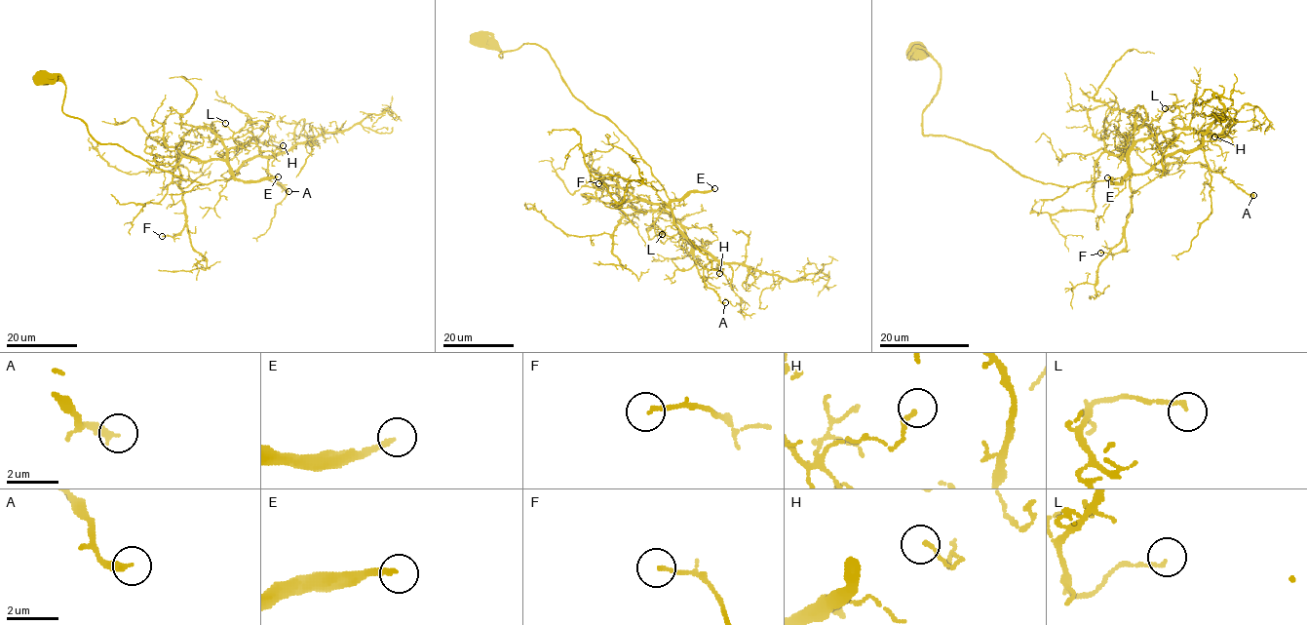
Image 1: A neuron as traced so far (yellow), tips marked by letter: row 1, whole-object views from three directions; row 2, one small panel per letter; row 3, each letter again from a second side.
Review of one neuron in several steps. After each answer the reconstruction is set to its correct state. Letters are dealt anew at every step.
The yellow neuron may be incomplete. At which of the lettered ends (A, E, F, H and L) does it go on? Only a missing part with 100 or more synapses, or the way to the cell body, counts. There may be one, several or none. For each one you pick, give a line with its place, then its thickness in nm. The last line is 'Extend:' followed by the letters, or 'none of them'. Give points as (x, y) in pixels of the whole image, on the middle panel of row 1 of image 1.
E: place (714, 188); calibre 200 nm
Extend: E

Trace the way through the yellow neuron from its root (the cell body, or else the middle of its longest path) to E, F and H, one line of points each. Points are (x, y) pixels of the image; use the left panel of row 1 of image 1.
E: (42, 78), (64, 84), (62, 111), (79, 118), (94, 138), (161, 170), (203, 184), (278, 176)
F: (42, 78), (100, 143), (203, 184), (227, 164), (179, 156), (186, 223), (162, 236)
H: (42, 78), (64, 84), (62, 111), (94, 138), (191, 181), (232, 177), (228, 151), (250, 138), (283, 145)

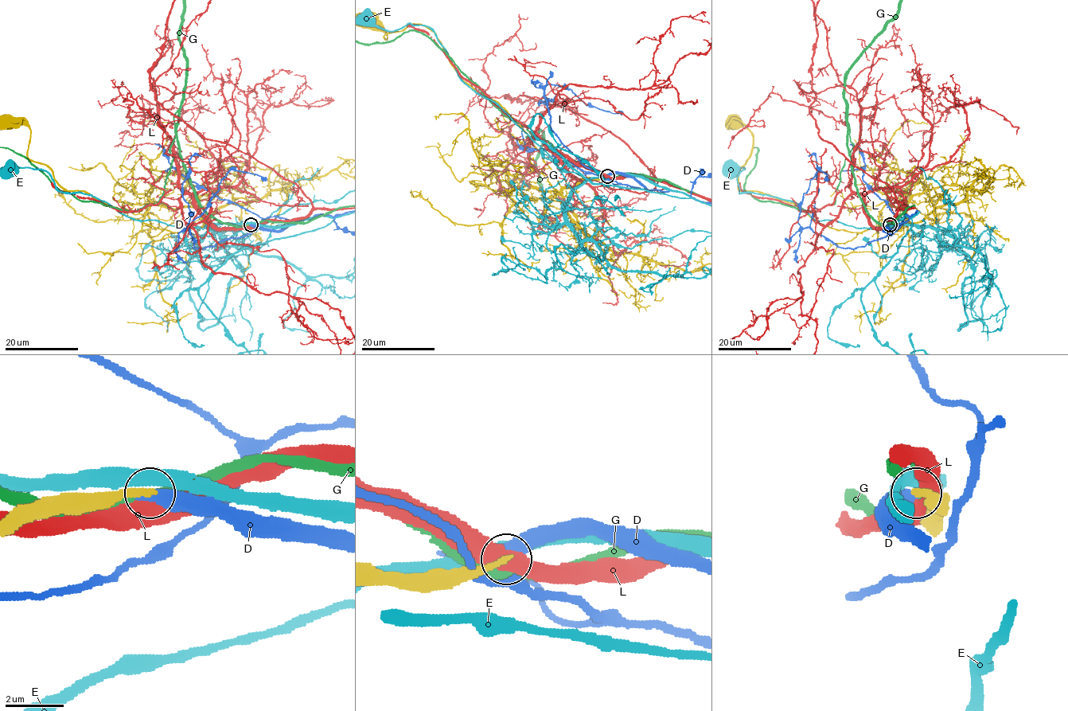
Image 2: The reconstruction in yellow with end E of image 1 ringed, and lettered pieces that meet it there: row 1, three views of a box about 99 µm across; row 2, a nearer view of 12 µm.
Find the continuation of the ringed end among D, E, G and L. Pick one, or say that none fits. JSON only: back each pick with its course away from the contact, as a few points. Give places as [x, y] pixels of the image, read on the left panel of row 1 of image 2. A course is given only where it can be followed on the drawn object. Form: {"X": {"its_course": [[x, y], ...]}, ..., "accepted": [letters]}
{"D": {"its_course": [[250, 225], [281, 231], [287, 220], [267, 216], [204, 248], [193, 246], [188, 228], [230, 169], [266, 180]]}, "accepted": ["D"]}

